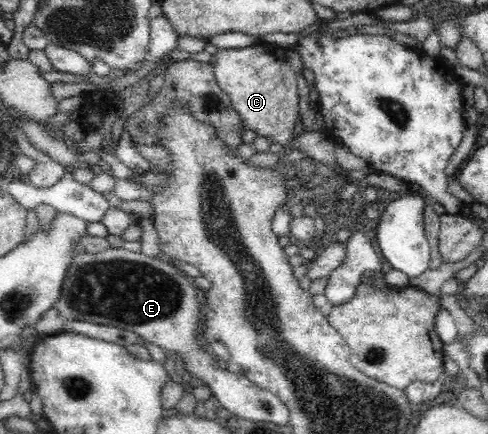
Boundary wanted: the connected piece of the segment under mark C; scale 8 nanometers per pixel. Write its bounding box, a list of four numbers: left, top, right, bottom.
[210,41,361,185]

